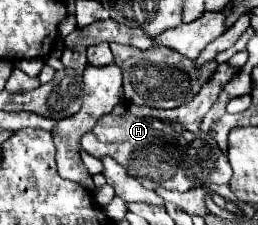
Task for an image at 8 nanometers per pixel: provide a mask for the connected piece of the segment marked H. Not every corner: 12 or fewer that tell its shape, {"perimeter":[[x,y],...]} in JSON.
{"perimeter":[[223,62],[173,110],[119,102],[81,138],[145,188],[229,184],[201,132],[239,70]]}

